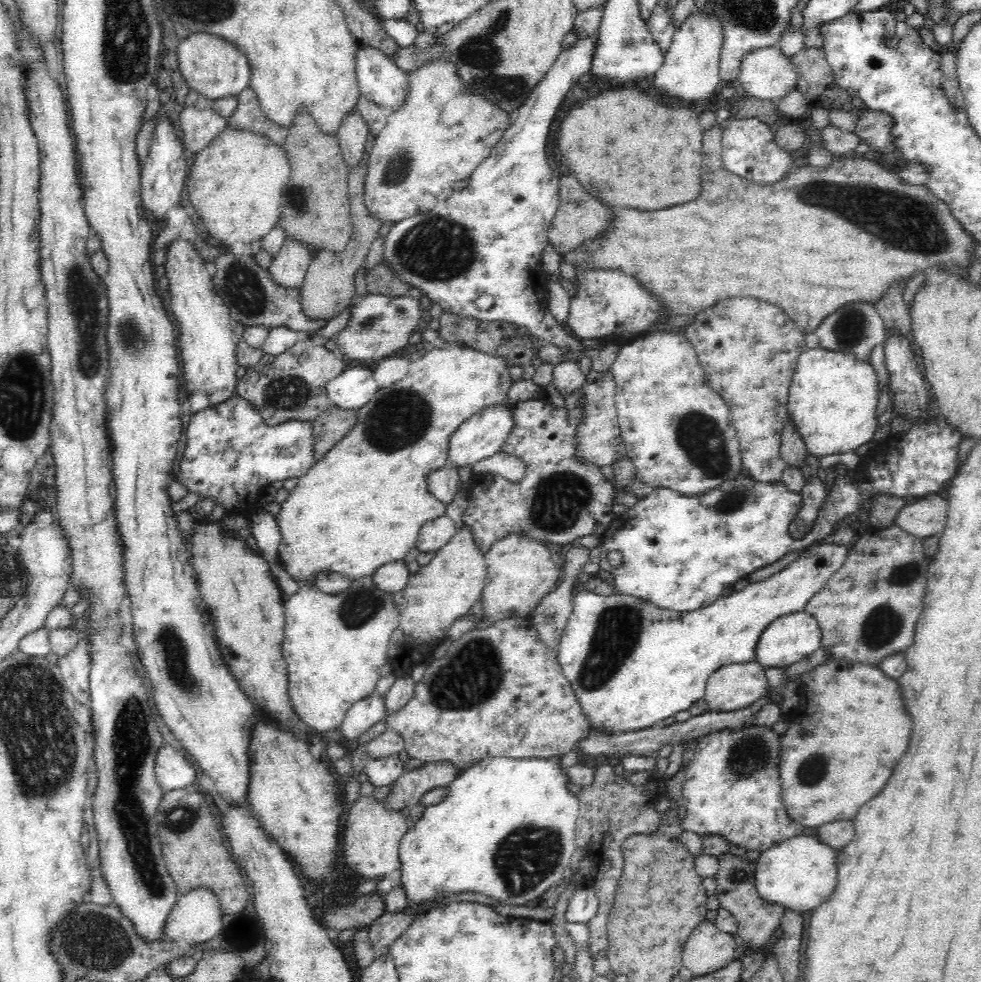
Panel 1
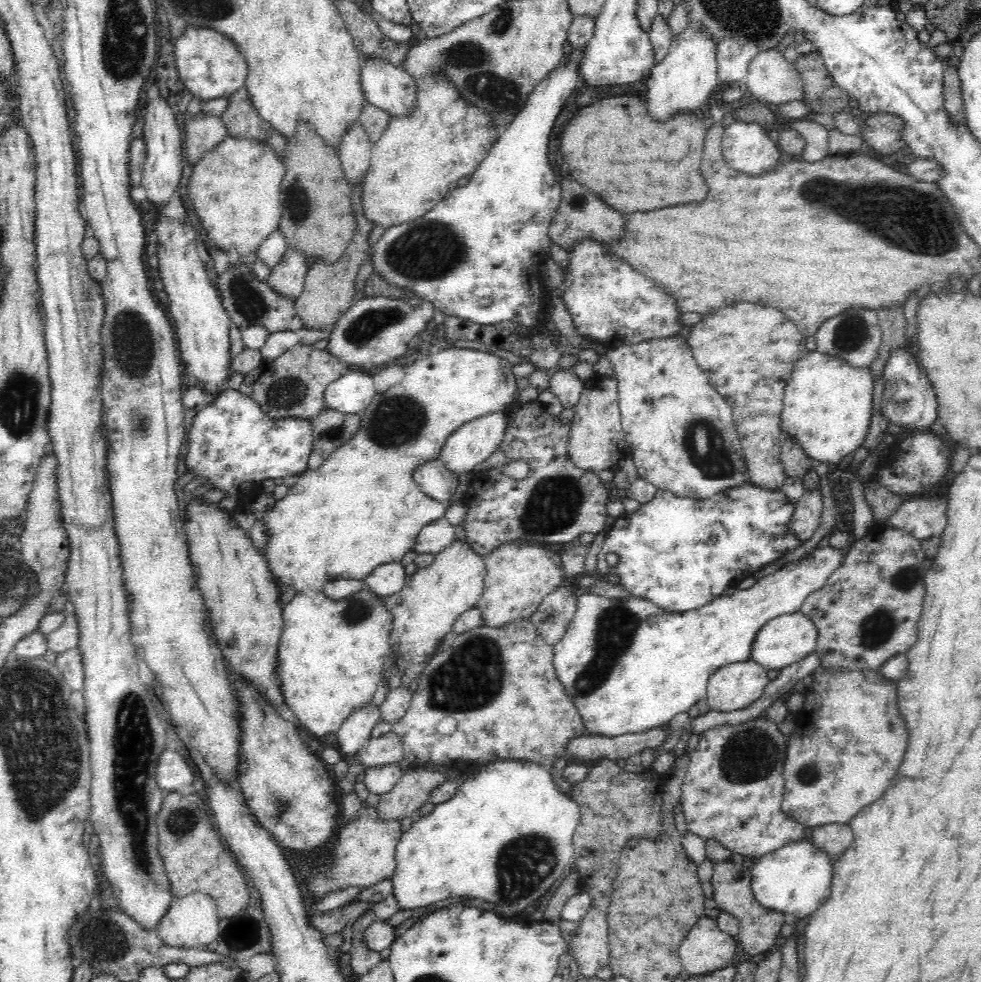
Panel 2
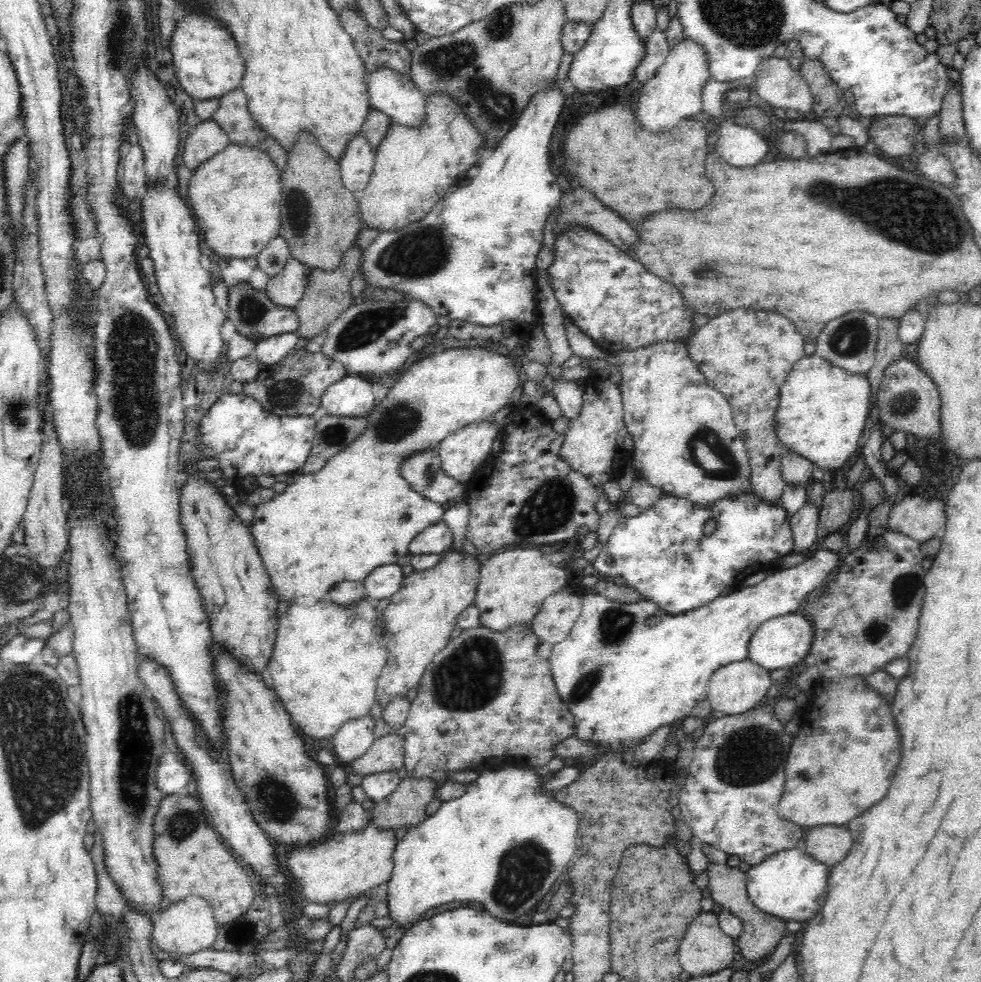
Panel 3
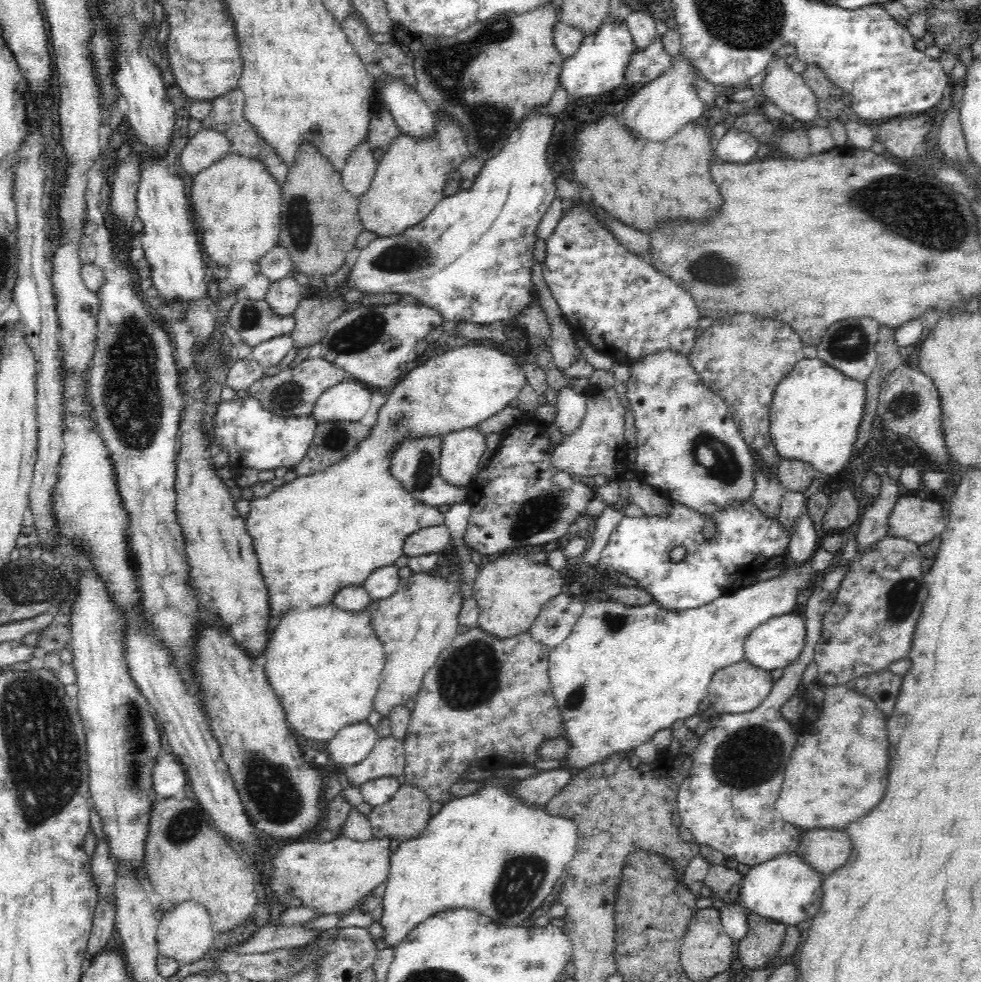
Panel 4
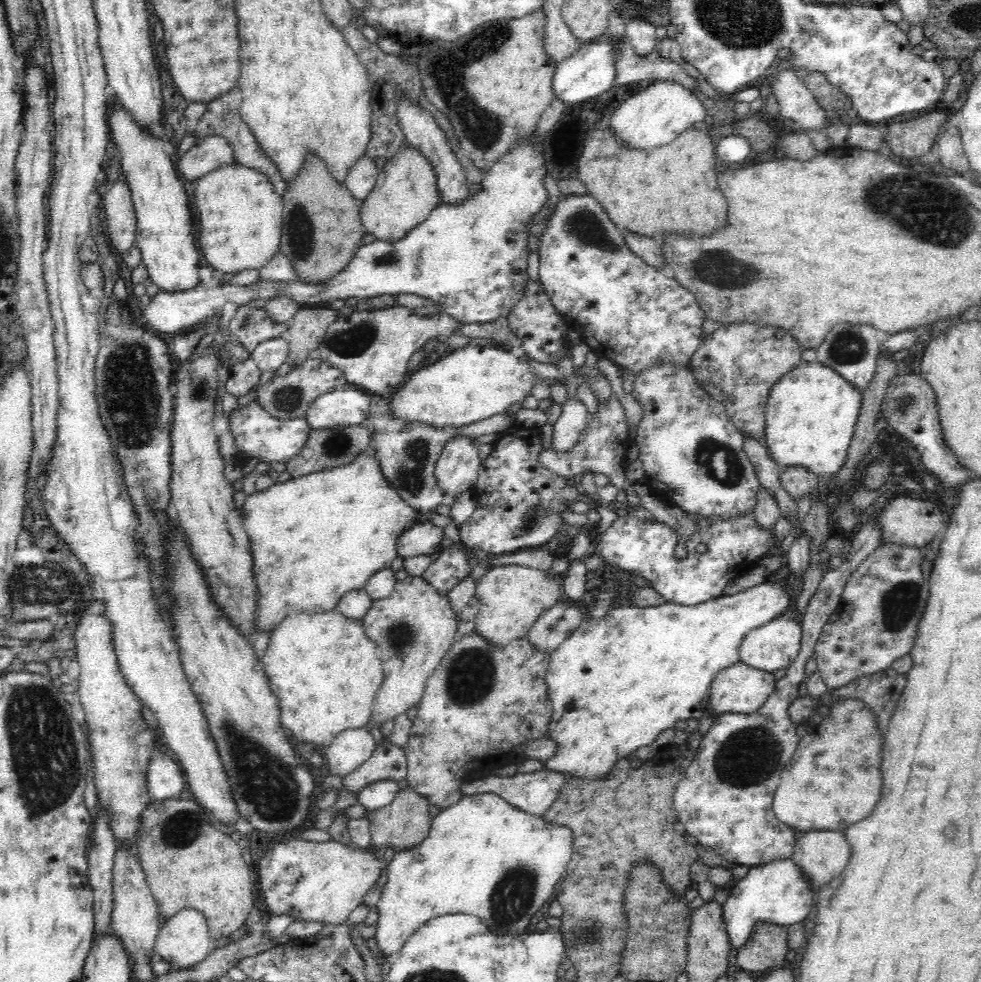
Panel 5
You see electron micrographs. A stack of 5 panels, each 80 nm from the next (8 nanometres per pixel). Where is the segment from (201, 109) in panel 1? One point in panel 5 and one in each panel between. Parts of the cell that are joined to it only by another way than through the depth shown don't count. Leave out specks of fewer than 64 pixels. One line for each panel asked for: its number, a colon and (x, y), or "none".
2: (203, 131)
3: (206, 138)
4: (208, 145)
5: (212, 151)

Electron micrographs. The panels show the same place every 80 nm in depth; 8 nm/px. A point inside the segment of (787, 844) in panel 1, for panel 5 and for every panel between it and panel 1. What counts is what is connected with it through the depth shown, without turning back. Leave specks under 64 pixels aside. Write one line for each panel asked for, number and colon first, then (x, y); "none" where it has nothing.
2: (796, 879)
3: (792, 884)
4: (787, 889)
5: (781, 893)

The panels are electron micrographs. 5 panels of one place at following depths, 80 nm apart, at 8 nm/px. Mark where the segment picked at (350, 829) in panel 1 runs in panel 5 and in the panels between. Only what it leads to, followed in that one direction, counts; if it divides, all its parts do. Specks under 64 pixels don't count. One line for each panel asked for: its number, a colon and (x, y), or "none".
2: (365, 854)
3: (351, 863)
4: (333, 877)
5: (325, 882)

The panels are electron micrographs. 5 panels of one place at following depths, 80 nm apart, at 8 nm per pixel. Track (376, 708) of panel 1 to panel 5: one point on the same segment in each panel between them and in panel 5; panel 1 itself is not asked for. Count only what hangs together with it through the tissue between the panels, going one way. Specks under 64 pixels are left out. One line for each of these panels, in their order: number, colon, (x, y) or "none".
2: (355, 730)
3: (354, 737)
4: (352, 742)
5: (350, 748)

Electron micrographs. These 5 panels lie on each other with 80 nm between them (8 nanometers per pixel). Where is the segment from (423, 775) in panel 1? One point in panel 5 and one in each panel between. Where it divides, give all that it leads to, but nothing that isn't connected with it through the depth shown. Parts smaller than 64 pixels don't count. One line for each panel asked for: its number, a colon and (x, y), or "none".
2: (408, 795)
3: (405, 807)
4: (406, 814)
5: (405, 822)

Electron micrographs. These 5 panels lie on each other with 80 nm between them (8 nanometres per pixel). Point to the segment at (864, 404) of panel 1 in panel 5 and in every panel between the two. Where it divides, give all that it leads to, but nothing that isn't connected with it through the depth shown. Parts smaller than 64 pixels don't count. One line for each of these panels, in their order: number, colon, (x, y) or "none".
2: (827, 408)
3: (823, 410)
4: (816, 411)
5: (811, 413)

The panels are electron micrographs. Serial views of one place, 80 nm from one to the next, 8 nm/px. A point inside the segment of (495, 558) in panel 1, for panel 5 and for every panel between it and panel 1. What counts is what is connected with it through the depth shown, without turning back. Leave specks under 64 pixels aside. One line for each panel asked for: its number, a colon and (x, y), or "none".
2: (518, 576)
3: (514, 582)
4: (510, 589)
5: (512, 597)

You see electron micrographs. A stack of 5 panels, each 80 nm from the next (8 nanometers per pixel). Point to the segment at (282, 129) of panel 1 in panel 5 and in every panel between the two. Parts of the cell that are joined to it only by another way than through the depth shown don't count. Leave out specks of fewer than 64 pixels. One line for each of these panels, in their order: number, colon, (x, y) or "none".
2: (241, 118)
3: (233, 115)
4: (227, 115)
5: (222, 117)

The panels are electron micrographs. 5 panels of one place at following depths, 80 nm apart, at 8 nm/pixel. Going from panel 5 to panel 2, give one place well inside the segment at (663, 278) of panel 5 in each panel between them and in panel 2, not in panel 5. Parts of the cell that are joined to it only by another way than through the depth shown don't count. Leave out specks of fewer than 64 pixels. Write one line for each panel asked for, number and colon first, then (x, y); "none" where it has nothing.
2: (609, 303)
3: (609, 296)
4: (613, 298)

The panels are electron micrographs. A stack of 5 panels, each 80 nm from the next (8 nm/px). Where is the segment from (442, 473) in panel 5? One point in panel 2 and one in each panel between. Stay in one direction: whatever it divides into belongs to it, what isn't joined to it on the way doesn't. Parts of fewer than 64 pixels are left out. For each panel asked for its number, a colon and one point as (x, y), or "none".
2: (475, 441)
3: (461, 451)
4: (461, 451)

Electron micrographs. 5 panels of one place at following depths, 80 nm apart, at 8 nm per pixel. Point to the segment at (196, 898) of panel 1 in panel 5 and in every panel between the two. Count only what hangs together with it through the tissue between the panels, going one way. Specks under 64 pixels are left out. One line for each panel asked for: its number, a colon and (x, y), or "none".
2: (192, 921)
3: (188, 926)
4: (185, 933)
5: (184, 940)

